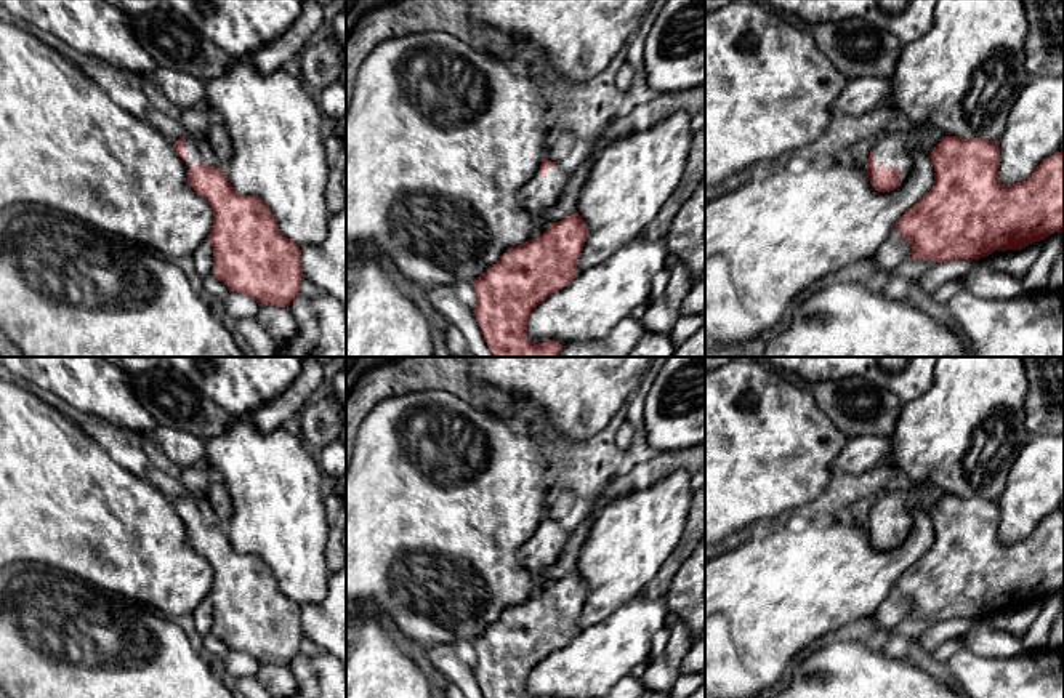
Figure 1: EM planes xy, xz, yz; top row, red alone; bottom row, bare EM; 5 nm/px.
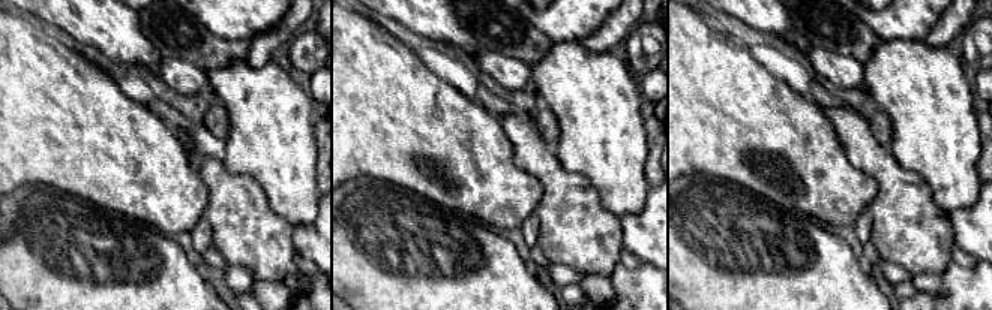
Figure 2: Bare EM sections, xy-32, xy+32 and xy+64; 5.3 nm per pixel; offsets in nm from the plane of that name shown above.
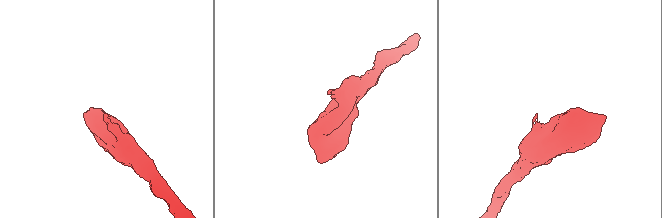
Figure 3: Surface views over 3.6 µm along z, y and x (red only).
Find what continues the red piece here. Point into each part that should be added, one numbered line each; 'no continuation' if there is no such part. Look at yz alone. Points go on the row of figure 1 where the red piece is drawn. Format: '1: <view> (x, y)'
1: yz (896, 148)

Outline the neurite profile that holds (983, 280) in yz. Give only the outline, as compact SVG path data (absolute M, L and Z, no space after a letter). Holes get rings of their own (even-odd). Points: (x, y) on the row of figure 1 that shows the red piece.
M989 264L969 269L960 280L966 283L966 291L985 299L1013 299L1026 293L1019 279L993 271Z

